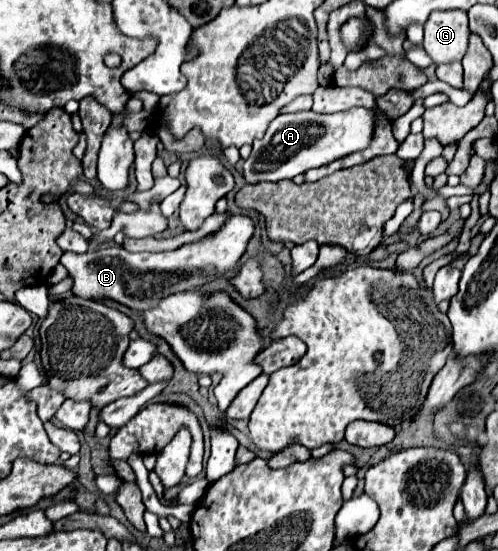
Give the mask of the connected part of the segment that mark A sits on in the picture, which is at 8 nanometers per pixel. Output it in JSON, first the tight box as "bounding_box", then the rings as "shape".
{"bounding_box":[242,108,376,184],"shape":[[[352,108],[340,114],[316,114],[312,110],[298,114],[282,114],[270,122],[262,140],[256,140],[252,154],[242,164],[242,176],[246,184],[256,182],[280,182],[292,180],[312,168],[324,166],[350,152],[364,150],[372,140],[372,126],[376,122],[376,110]]]}

